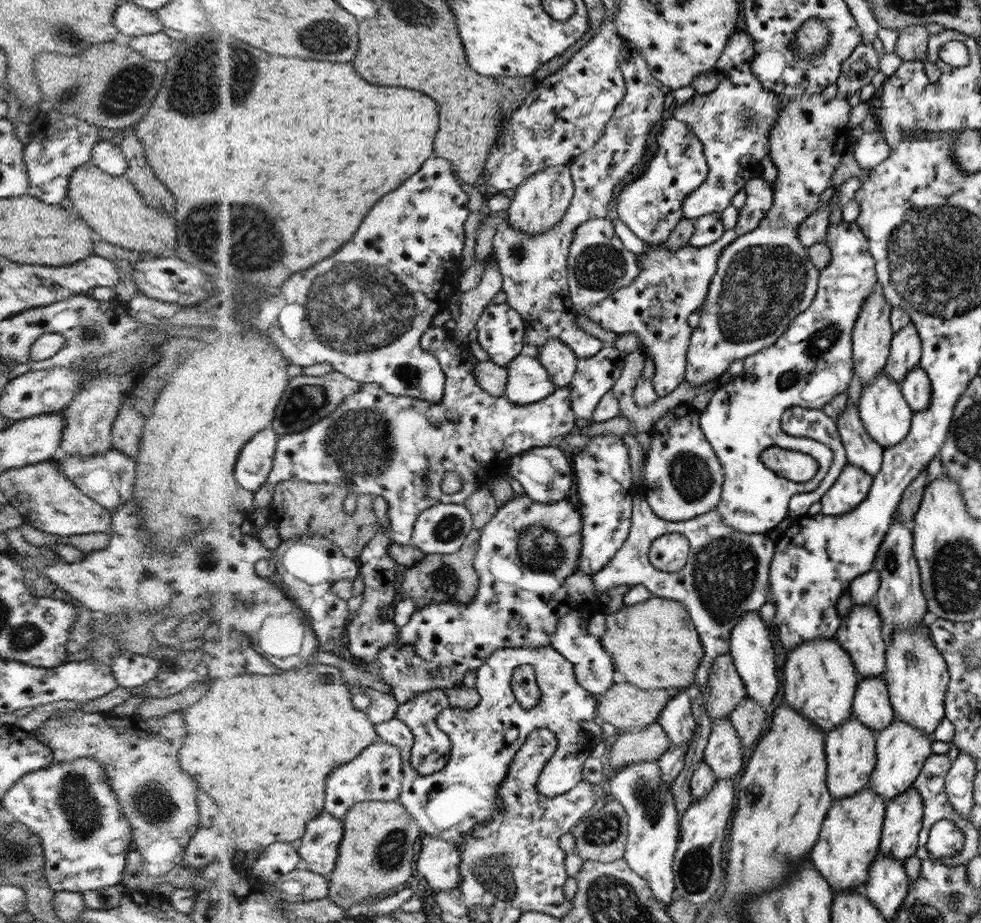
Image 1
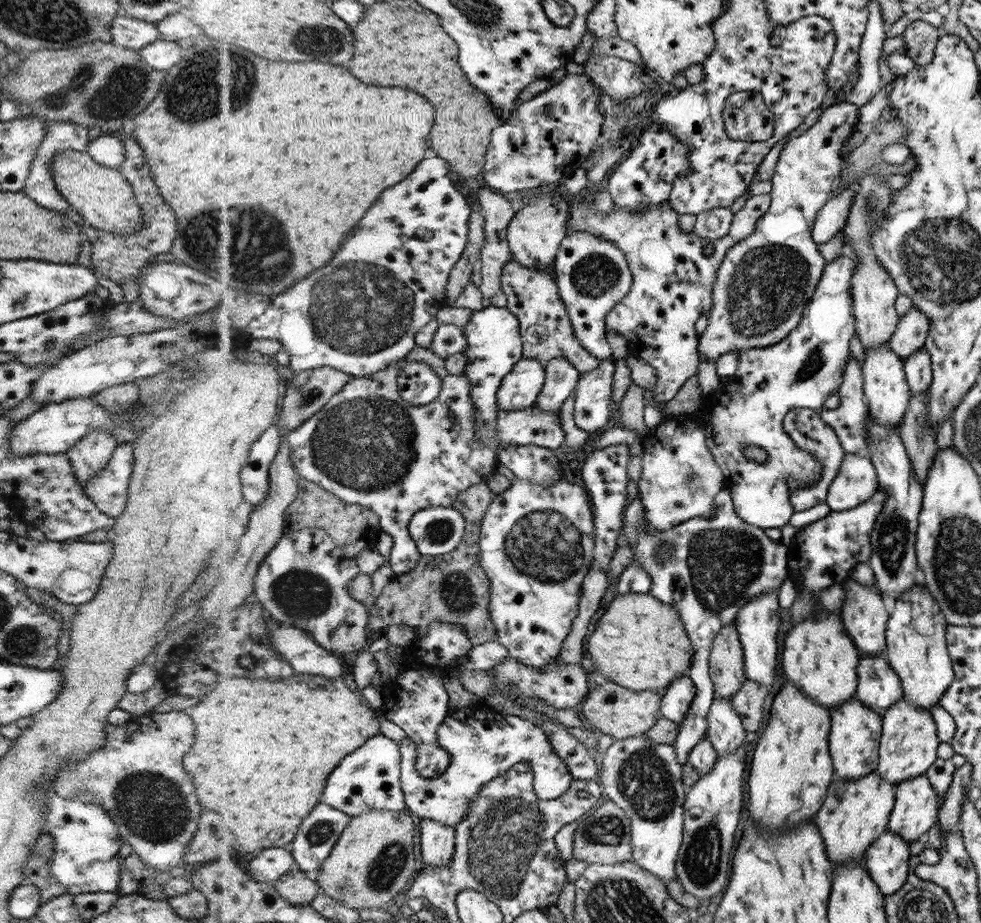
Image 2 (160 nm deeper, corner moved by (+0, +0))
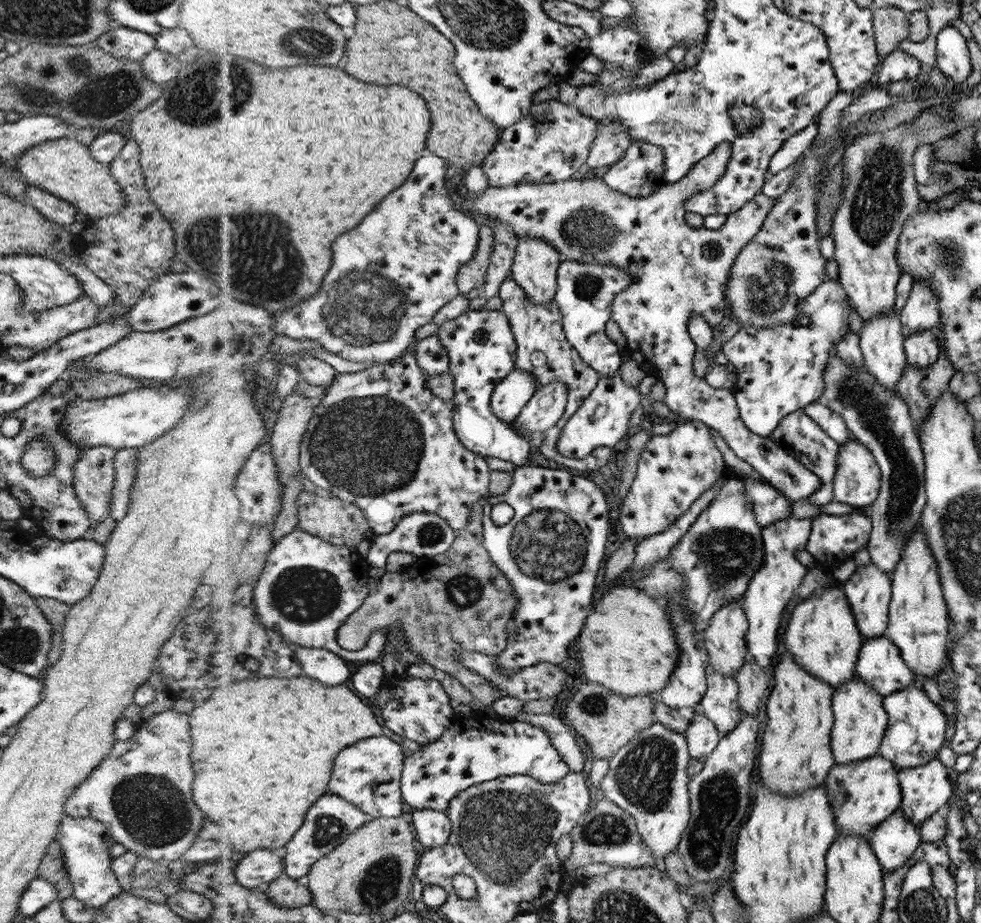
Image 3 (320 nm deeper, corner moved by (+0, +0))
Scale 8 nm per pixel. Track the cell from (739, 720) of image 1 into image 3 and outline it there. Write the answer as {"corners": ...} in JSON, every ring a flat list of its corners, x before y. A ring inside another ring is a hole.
{"corners":[[748,657,739,674,735,676,735,681,738,683,738,702,742,710,746,715,757,716,758,706,766,694,766,688,770,686,766,672,755,660]]}

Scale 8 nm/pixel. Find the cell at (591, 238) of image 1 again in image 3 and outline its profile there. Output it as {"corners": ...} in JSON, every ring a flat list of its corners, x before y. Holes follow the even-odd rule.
{"corners":[[563,260,558,268,558,290,555,303,563,315,567,340,579,351,579,355,590,364,599,378,608,378,620,368,620,352,616,344,604,334,606,322,610,320,610,306,615,296,626,290,633,277,618,264,580,263]]}

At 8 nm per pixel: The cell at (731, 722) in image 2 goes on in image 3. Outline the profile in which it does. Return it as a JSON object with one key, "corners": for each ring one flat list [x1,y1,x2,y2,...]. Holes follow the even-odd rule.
{"corners":[[709,671,707,692,703,696,701,711,715,721,721,736,734,732,743,718,738,702,738,683,732,676]]}

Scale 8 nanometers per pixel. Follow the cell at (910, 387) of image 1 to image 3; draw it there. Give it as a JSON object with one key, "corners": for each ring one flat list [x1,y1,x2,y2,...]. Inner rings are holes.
{"corners":[[928,329,906,335,907,362,915,367,928,367,938,360,939,344,936,330]]}

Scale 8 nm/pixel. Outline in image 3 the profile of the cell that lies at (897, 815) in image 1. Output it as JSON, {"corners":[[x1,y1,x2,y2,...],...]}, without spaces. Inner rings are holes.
{"corners":[[939,758,919,767,899,769,903,802,898,812,904,813,916,826,943,810,954,788,948,770]]}

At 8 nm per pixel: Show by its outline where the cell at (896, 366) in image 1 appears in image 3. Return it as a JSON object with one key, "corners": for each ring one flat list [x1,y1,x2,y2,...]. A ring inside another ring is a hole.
{"corners":[[914,280,907,303,899,313,906,335,928,329,936,330,941,310,930,282]]}

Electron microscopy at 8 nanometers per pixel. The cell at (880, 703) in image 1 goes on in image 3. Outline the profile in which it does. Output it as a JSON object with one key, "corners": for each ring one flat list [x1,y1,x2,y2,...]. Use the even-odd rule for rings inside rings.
{"corners":[[886,634,879,639,868,640,862,648,855,674,872,685,880,696,892,695,916,684,915,674]]}

